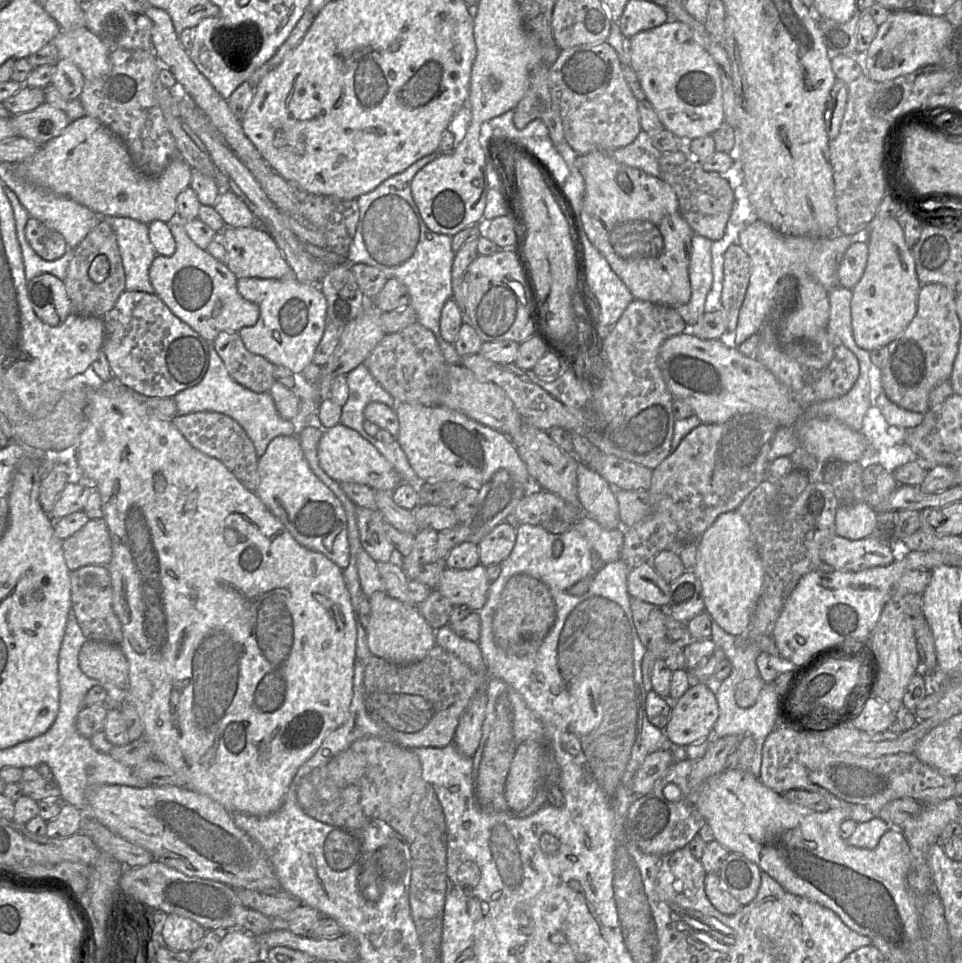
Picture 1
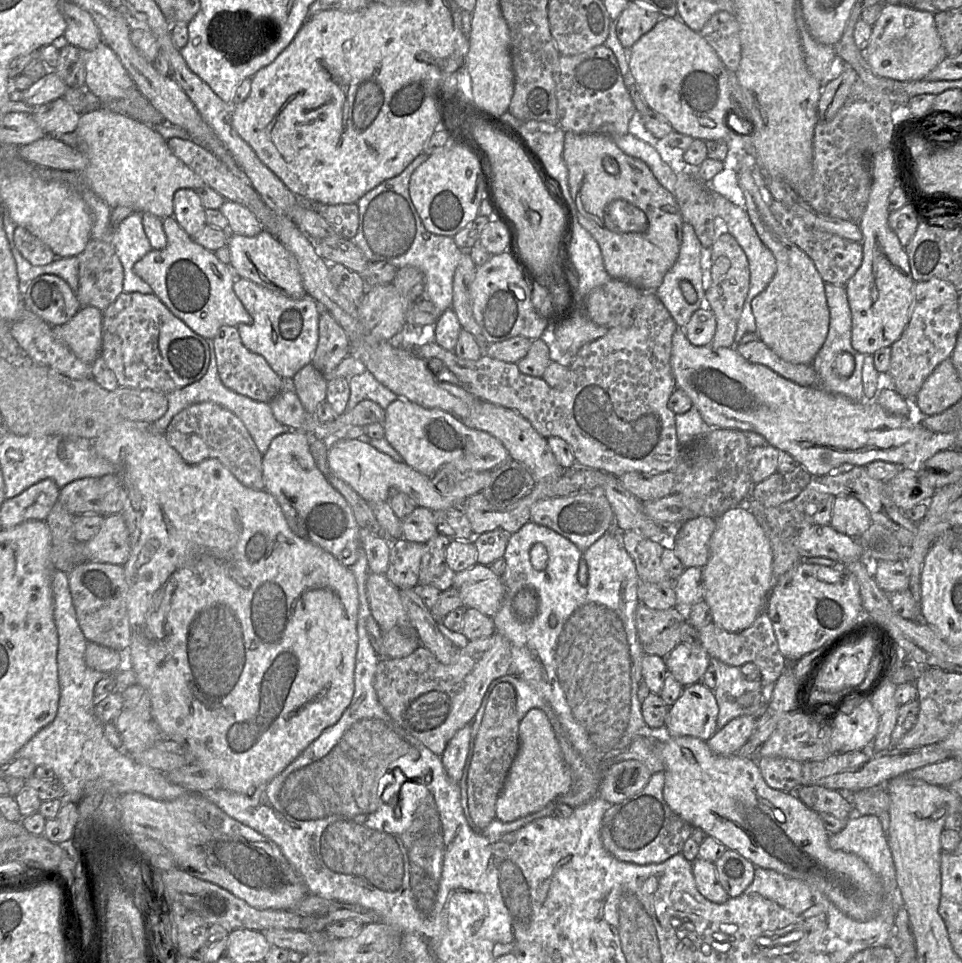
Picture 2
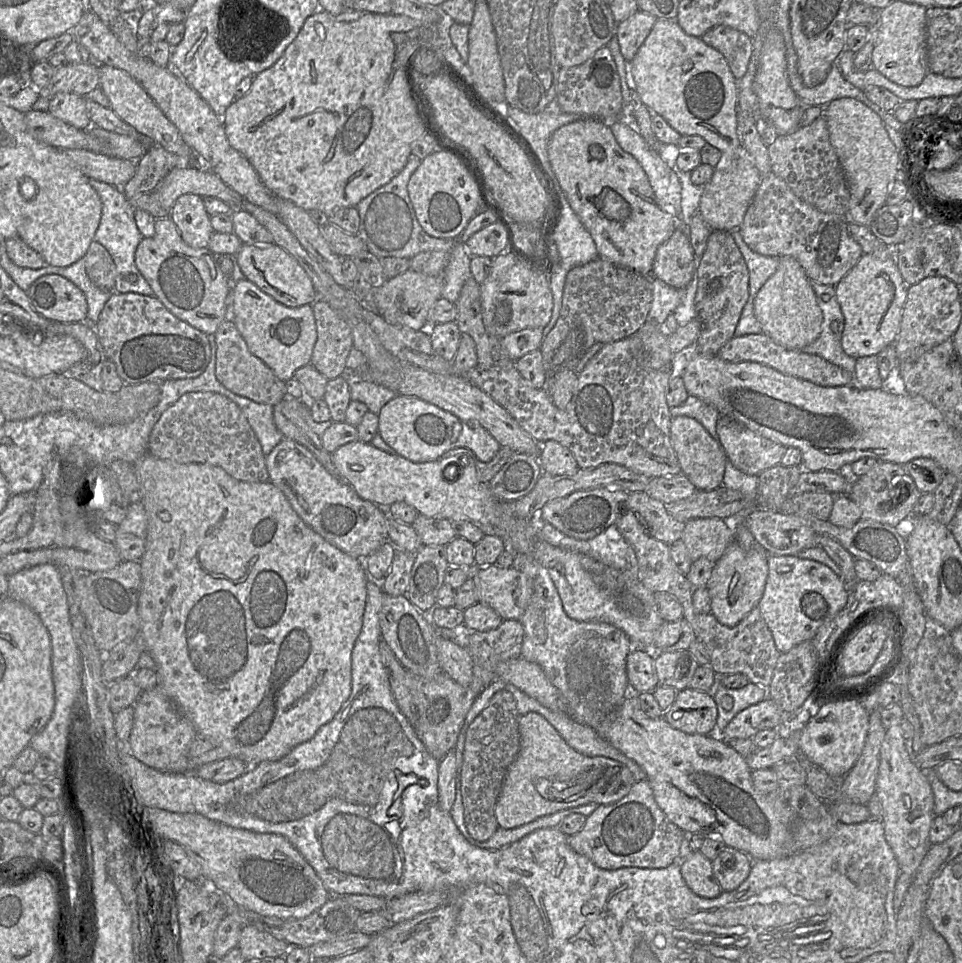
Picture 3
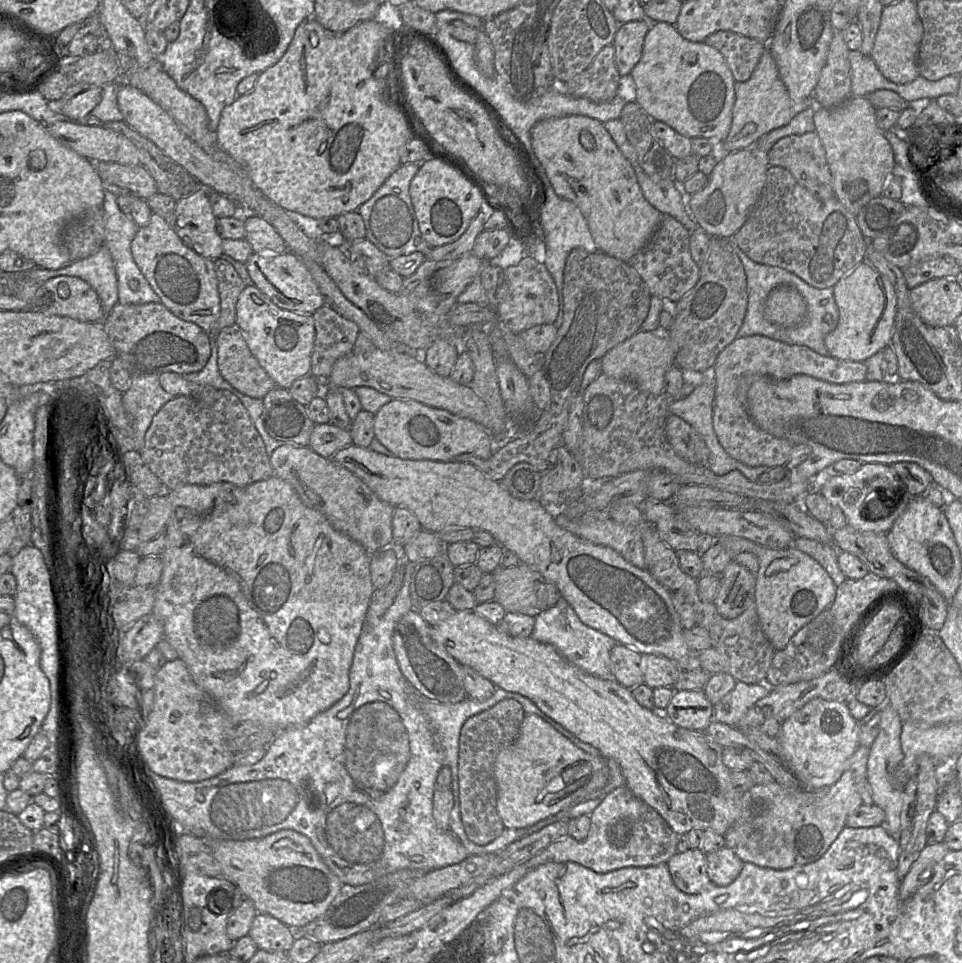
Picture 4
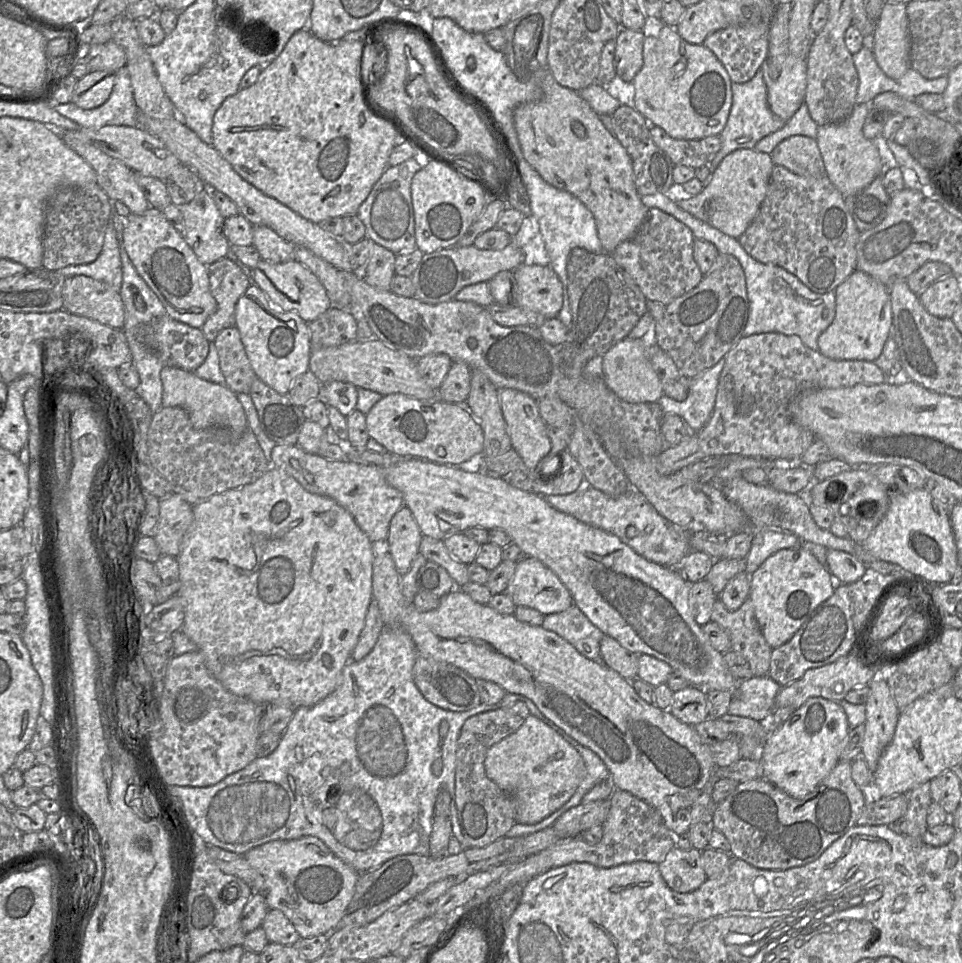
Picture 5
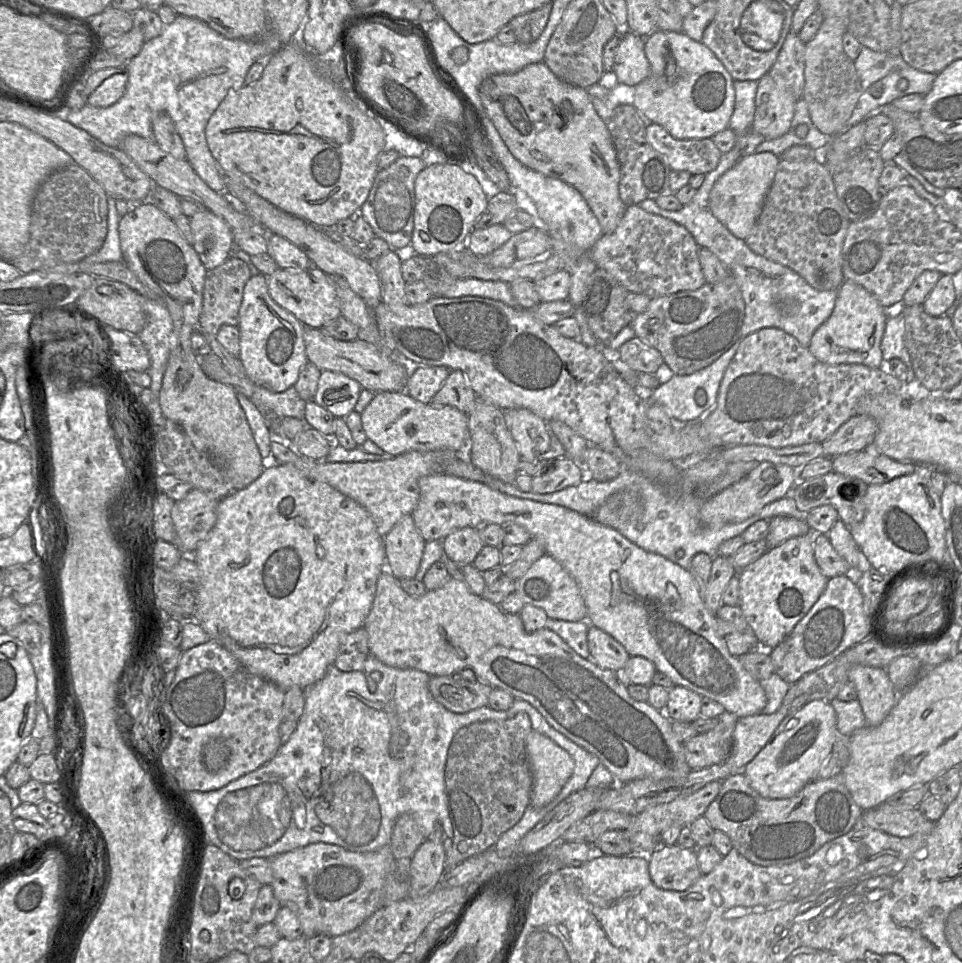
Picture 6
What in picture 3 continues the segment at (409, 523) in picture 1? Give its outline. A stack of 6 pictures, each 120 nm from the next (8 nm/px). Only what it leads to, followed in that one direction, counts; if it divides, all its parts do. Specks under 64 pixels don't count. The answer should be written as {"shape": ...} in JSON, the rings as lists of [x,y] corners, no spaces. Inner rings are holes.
{"shape":[[[418,514],[411,524],[422,546],[446,546],[456,537],[452,522],[445,518],[431,518]]]}

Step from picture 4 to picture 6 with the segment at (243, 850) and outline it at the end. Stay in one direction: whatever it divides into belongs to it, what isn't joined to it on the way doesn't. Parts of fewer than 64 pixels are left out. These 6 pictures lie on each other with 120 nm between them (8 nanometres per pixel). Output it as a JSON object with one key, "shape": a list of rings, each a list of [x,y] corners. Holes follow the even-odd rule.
{"shape":[[[311,843],[270,858],[273,873],[270,885],[281,906],[290,908],[299,918],[304,937],[317,934],[334,937],[354,930],[383,906],[385,881],[393,871],[395,862],[389,844],[375,851],[353,852],[339,845]]]}

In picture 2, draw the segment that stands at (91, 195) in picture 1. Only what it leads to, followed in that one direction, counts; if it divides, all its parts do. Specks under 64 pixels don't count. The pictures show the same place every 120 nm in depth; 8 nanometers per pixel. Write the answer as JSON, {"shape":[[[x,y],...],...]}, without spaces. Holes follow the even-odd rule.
{"shape":[[[100,108],[82,113],[75,130],[79,138],[79,150],[87,157],[88,163],[82,174],[90,189],[112,209],[128,207],[133,212],[147,213],[160,219],[173,217],[173,197],[177,190],[197,190],[205,185],[203,180],[171,152],[167,141],[152,126],[128,116]]]}

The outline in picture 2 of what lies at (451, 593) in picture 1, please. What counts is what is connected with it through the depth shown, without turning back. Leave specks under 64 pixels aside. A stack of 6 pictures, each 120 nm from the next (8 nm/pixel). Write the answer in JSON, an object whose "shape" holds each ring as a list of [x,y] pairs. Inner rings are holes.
{"shape":[[[477,563],[462,572],[456,572],[453,587],[458,591],[462,607],[474,608],[493,617],[505,596],[501,577],[490,566]]]}

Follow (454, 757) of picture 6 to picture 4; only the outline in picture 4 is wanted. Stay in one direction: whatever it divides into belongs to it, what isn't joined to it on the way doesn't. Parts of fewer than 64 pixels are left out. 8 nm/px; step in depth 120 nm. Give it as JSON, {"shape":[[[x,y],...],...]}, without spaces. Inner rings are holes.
{"shape":[[[504,699],[468,718],[461,728],[458,757],[460,816],[465,833],[474,844],[486,845],[505,829],[497,810],[494,764],[499,752],[518,737],[525,715],[526,712],[518,701]]]}

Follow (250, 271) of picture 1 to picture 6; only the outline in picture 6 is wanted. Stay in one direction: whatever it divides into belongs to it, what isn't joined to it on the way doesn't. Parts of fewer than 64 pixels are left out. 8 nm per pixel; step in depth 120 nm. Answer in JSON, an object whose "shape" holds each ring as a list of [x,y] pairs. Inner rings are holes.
{"shape":[[[315,266],[301,270],[278,268],[266,276],[266,282],[271,298],[292,313],[304,327],[321,328],[341,315],[340,302],[331,277]]]}

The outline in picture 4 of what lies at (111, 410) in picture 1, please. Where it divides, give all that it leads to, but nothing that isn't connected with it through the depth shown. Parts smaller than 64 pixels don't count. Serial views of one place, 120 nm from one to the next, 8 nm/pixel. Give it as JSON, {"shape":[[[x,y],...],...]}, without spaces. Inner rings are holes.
{"shape":[[[274,475],[269,479],[257,481],[246,486],[236,486],[229,482],[216,482],[210,485],[185,484],[178,486],[175,489],[167,490],[167,496],[171,504],[171,515],[166,528],[166,546],[163,553],[160,555],[163,562],[163,570],[157,588],[152,613],[162,623],[164,639],[175,649],[178,658],[186,664],[193,681],[219,705],[233,723],[254,721],[266,727],[278,730],[303,726],[317,714],[327,710],[338,702],[349,690],[349,671],[353,660],[355,646],[361,635],[370,598],[374,591],[370,576],[370,554],[368,554],[359,543],[336,531],[319,511],[306,506],[301,501],[295,489],[288,482]]]}

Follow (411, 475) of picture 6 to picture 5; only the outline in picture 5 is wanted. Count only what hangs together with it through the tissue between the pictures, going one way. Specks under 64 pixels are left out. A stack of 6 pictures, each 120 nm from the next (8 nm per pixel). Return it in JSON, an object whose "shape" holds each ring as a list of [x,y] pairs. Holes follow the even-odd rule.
{"shape":[[[284,444],[275,445],[271,461],[272,467],[291,475],[308,492],[329,497],[345,508],[373,544],[387,539],[393,516],[404,506],[401,492],[386,481],[382,467],[353,461],[333,461],[319,454],[307,453],[298,445]]]}

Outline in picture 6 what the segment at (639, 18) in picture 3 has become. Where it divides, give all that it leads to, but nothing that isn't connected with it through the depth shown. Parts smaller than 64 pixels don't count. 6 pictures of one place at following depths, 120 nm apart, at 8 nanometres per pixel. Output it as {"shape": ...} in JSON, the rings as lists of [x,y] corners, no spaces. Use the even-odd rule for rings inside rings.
{"shape":[[[622,28],[613,71],[618,81],[628,86],[636,86],[649,76],[650,64],[645,55],[643,37]]]}

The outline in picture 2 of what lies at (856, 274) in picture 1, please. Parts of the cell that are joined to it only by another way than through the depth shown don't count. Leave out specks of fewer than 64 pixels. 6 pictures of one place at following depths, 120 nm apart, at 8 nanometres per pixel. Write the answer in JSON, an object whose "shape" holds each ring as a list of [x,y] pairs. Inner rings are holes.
{"shape":[[[771,200],[769,206],[789,239],[812,260],[822,280],[825,283],[845,286],[862,263],[863,247],[861,242],[854,242],[838,235],[811,228],[798,215],[776,200]]]}

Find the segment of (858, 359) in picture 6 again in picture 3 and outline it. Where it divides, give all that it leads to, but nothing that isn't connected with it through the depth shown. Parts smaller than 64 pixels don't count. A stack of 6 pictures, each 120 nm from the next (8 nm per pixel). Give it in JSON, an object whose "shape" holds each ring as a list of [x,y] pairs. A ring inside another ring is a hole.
{"shape":[[[892,248],[892,255],[888,258],[877,258],[874,254],[863,253],[859,261],[856,263],[856,265],[835,285],[836,298],[840,305],[842,314],[844,316],[844,329],[841,336],[841,346],[843,351],[848,356],[858,359],[865,356],[877,355],[888,345],[893,345],[900,328],[902,311],[907,296],[907,286],[908,285],[906,285],[906,283],[904,282],[901,273],[896,265],[896,261],[893,255],[893,248]]]}

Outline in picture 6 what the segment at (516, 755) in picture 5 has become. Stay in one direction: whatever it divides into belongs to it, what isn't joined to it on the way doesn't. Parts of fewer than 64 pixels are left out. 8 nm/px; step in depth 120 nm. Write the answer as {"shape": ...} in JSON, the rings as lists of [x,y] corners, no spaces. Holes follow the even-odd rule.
{"shape":[[[533,729],[526,738],[526,751],[533,775],[531,804],[542,807],[561,791],[575,762],[568,751]]]}

